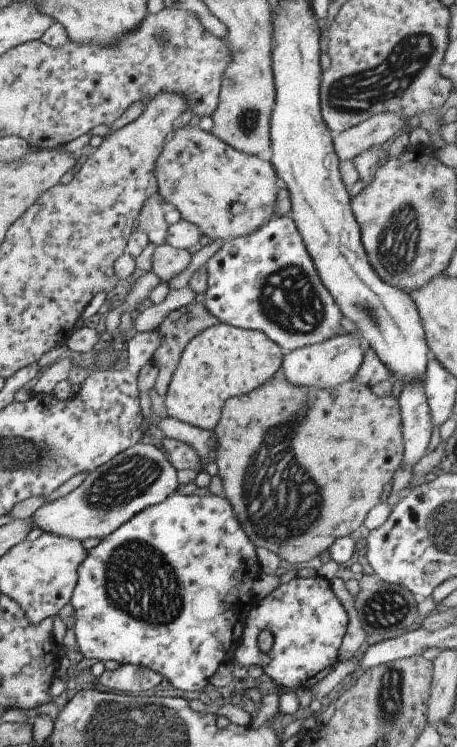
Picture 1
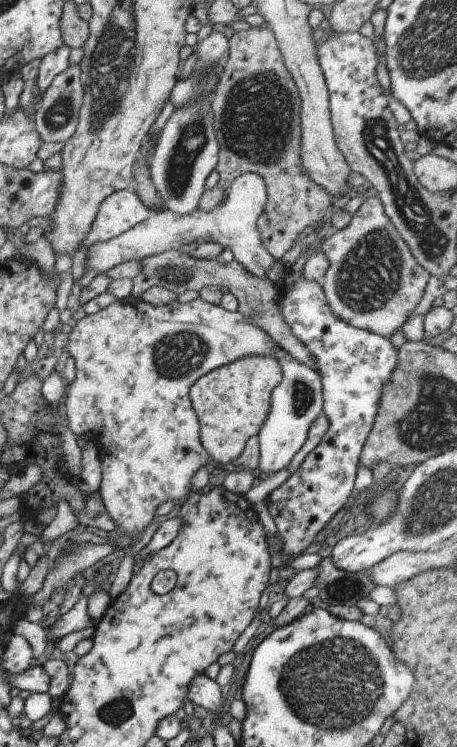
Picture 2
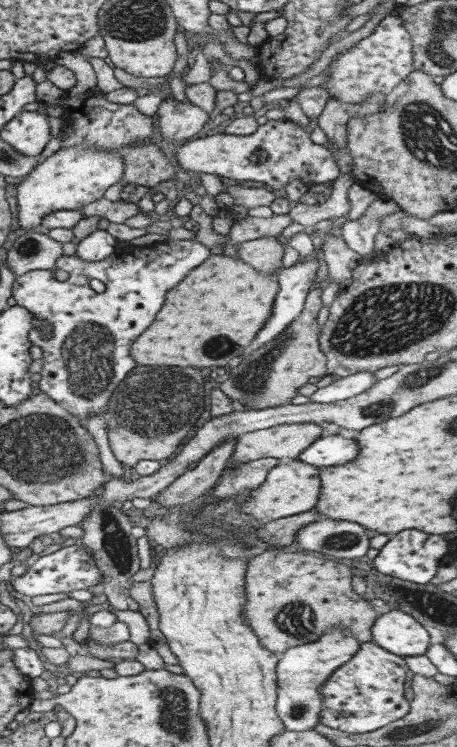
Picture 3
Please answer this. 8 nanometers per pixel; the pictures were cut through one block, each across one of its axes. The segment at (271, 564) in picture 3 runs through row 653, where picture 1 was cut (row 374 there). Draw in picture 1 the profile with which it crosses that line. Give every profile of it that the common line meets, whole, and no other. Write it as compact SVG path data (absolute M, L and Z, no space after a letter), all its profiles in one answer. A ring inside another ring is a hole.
M280 371L276 376L270 378L270 382L264 382L254 392L226 400L222 414L220 414L220 422L213 431L218 438L218 460L215 463L218 466L218 476L222 478L223 496L231 504L246 536L253 541L256 547L268 548L281 560L286 560L294 565L304 564L315 556L321 556L322 552L329 550L338 538L352 536L352 533L355 533L364 524L368 512L380 503L384 486L391 481L401 466L405 453L404 438L402 438L402 410L400 410L398 399L394 396L378 397L372 393L370 387L356 384L353 380L324 390L300 388L300 386L290 384Z

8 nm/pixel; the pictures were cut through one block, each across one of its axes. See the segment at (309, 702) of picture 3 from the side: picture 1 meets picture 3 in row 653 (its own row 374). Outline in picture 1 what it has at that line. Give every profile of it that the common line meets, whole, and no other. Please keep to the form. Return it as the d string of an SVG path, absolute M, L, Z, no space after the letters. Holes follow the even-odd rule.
M344 333L328 338L322 344L303 346L284 355L280 372L294 386L324 390L352 381L356 370L362 366L362 360L364 360L364 345L360 344L358 333Z

